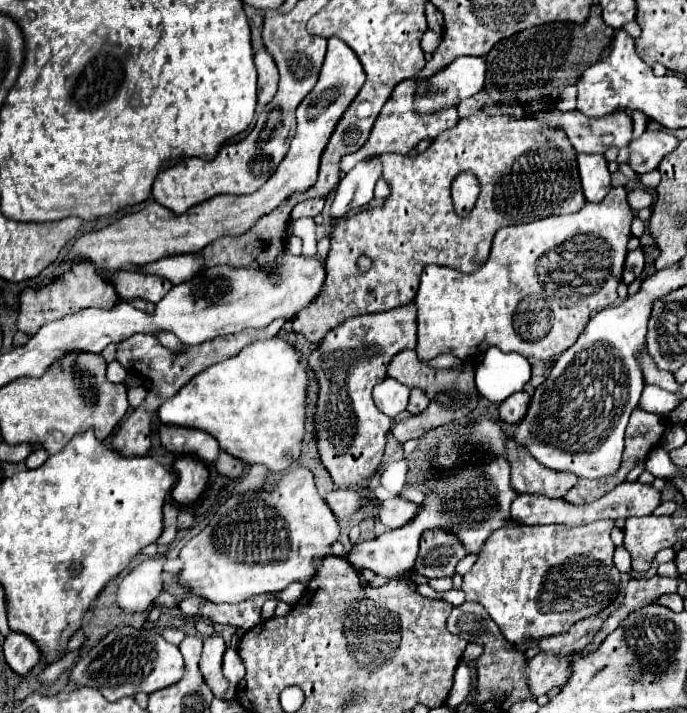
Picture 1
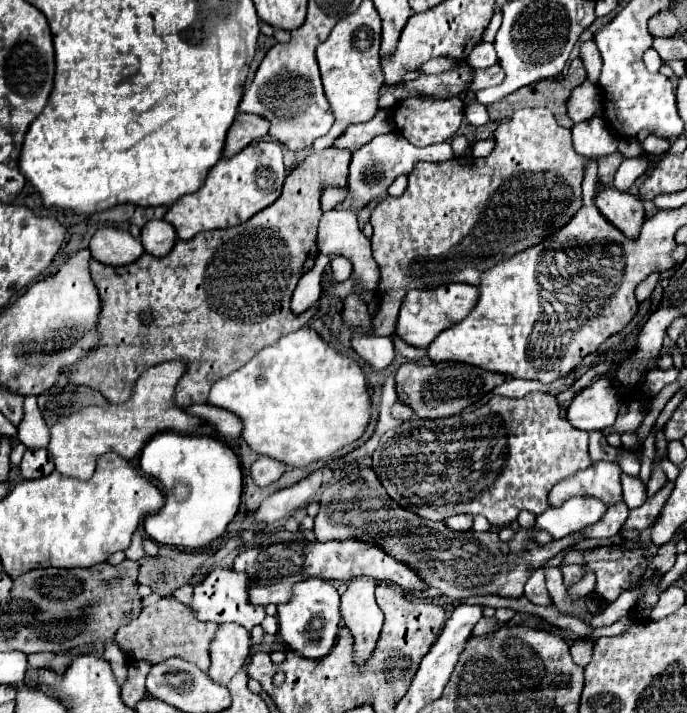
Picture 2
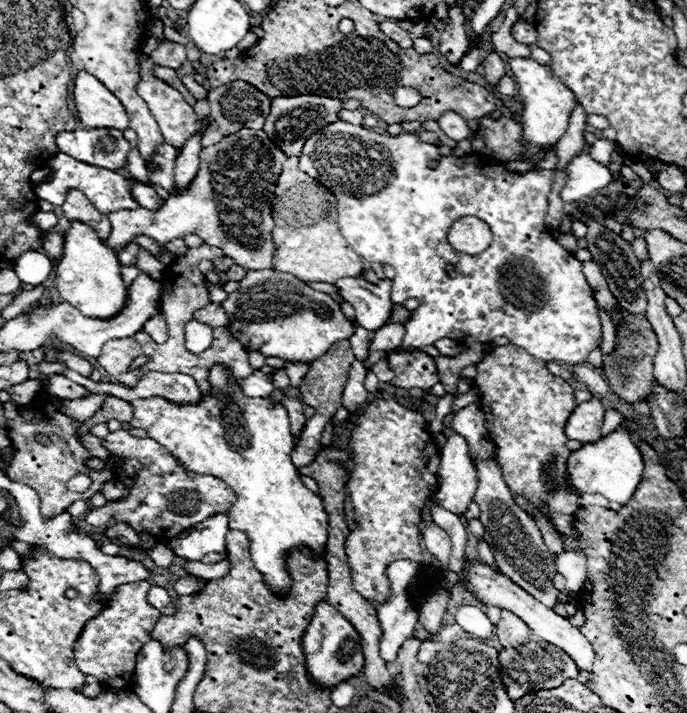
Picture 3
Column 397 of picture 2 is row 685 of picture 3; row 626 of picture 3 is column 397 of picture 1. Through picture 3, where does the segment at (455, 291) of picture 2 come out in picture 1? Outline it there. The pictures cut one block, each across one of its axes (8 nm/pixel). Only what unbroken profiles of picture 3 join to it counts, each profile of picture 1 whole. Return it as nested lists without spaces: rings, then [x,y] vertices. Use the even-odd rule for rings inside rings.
[[[410,302],[400,308],[392,308],[382,314],[364,314],[356,318],[348,318],[344,324],[340,324],[336,330],[332,330],[316,352],[308,356],[308,364],[318,376],[320,384],[320,396],[316,406],[316,436],[318,436],[318,450],[322,464],[330,472],[334,484],[338,488],[350,488],[358,482],[370,478],[374,470],[378,468],[386,434],[392,426],[392,418],[388,418],[384,412],[380,412],[372,400],[372,388],[374,384],[382,382],[386,378],[386,366],[390,360],[402,352],[402,350],[414,350],[416,348],[416,304]]]

